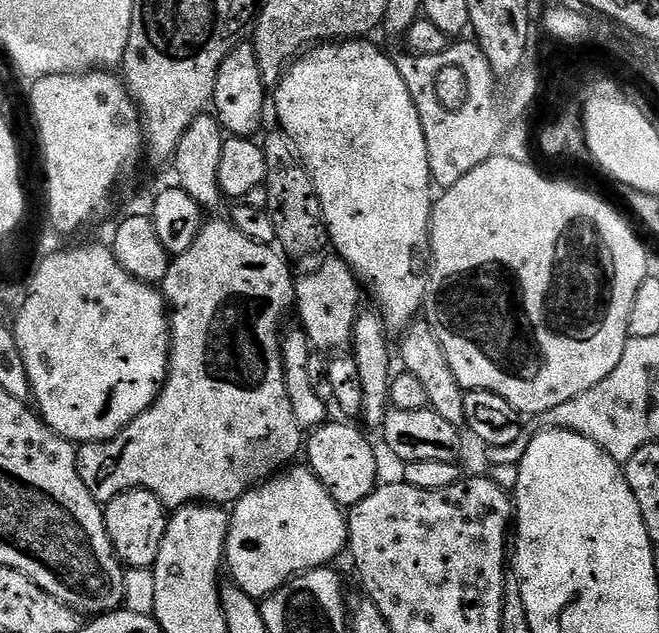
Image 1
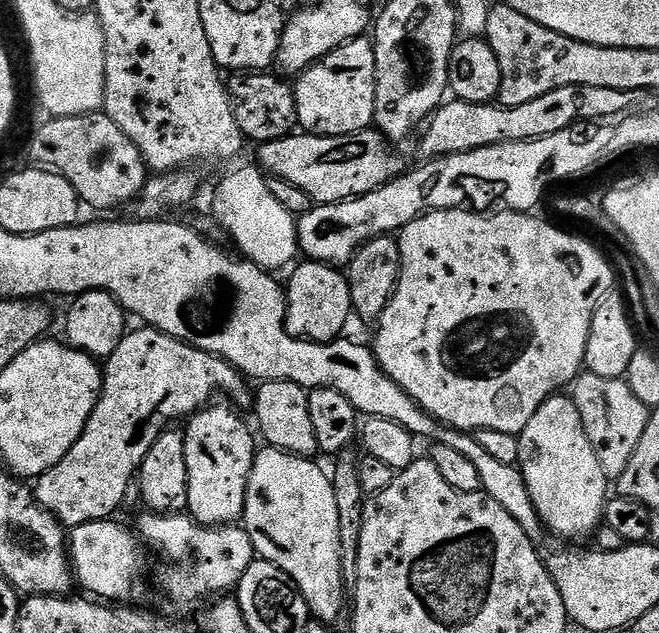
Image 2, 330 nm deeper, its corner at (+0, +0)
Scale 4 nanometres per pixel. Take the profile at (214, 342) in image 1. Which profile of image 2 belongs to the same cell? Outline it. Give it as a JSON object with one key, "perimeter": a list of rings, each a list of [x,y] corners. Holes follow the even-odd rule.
{"perimeter":[[[140,326],[137,332],[129,331],[118,342],[118,350],[107,357],[103,369],[104,390],[100,400],[94,406],[78,442],[72,449],[34,484],[36,503],[47,512],[52,513],[61,524],[69,529],[82,526],[86,522],[107,520],[115,517],[120,503],[128,496],[128,487],[133,487],[146,454],[150,454],[150,446],[158,442],[163,432],[169,431],[170,426],[179,416],[191,417],[202,408],[213,403],[215,392],[229,392],[236,396],[243,390],[246,380],[231,364],[220,356],[198,350],[192,344],[184,344],[178,338],[159,332],[156,328]]]}

